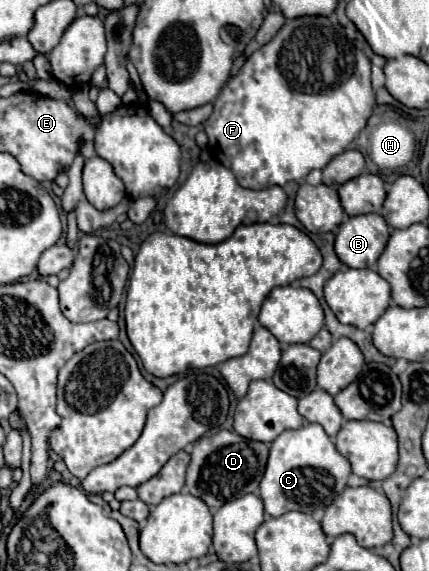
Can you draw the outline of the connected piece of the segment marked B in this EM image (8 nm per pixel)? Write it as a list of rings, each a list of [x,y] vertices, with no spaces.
[[[356,215],[340,225],[334,249],[340,261],[352,269],[376,269],[388,237],[388,225],[382,215]]]

